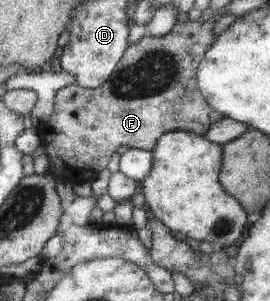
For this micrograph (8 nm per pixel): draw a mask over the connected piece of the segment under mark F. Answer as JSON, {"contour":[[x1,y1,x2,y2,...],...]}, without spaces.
{"contour":[[213,19,207,21,175,22,165,35,151,37,144,35,134,44,129,44,121,62,117,63,111,77,99,87,89,89,71,84,62,87,55,93,53,112,45,122,39,121,38,135,42,144,47,149,48,163,57,167,57,159,61,165,75,165,75,169,85,171,101,171,111,157,111,153,119,145,129,148,151,151,156,146,156,141,167,132,191,131,195,135,203,136,213,122,219,121,222,113,209,107,197,87,197,68,205,52,212,46,215,35,211,33]]}

